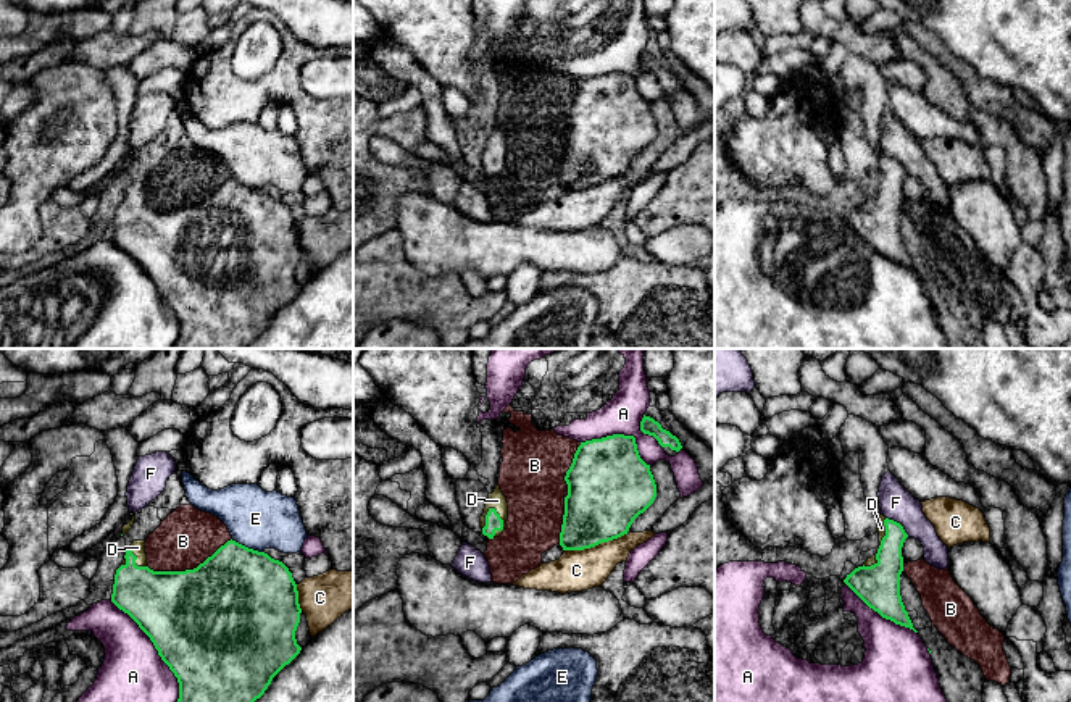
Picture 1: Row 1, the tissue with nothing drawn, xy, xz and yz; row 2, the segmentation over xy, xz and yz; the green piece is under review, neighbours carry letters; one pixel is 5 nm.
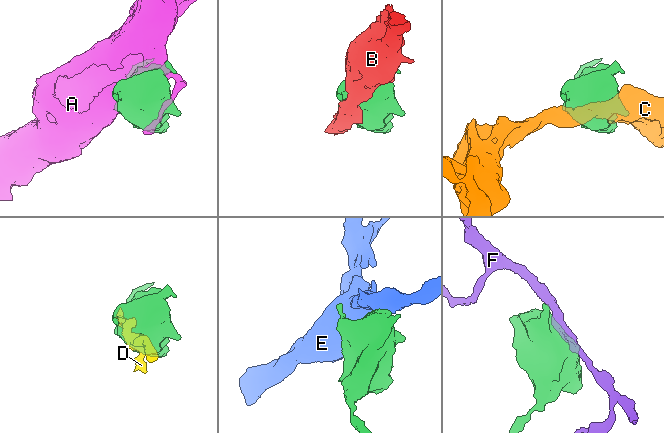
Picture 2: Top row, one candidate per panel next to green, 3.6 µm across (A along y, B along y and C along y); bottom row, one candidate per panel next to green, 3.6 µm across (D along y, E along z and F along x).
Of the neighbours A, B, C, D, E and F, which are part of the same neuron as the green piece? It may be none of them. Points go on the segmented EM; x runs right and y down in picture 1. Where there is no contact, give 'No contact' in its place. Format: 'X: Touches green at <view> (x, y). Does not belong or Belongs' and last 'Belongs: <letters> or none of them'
A: Touches green at xy (155, 647). Does not belong
B: Touches green at xz (568, 493). Does not belong
C: Touches green at xz (595, 544). Does not belong
D: Touches green at xz (502, 522). Belongs
E: Touches green at xy (247, 547). Does not belong
F: Touches green at yz (899, 523). Does not belong
Belongs: D

